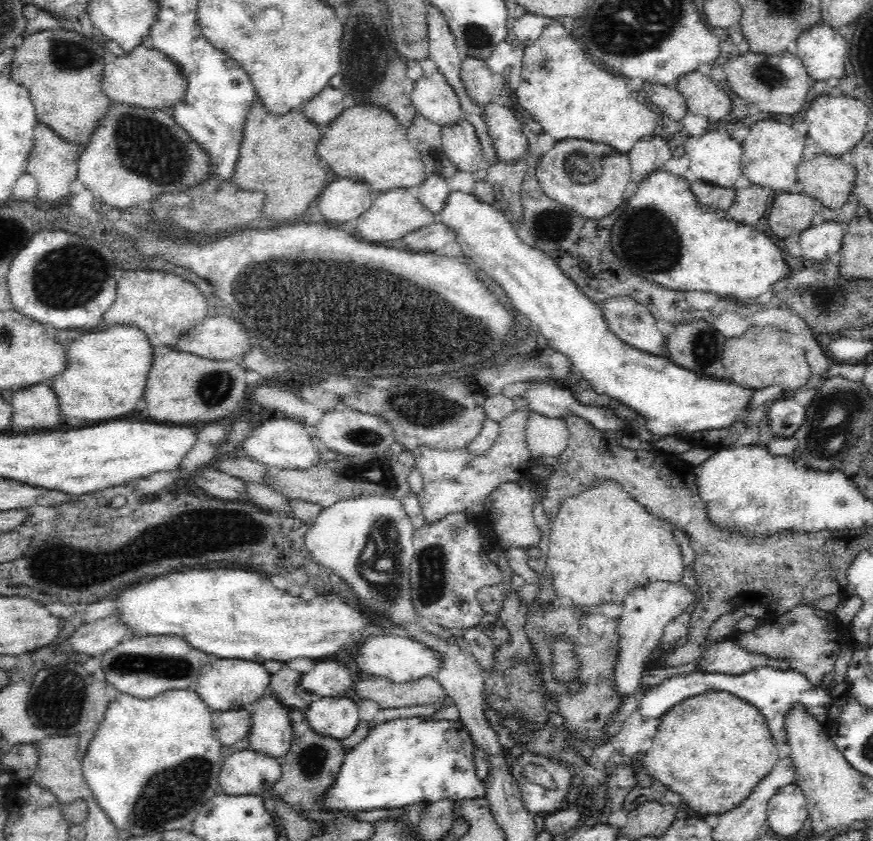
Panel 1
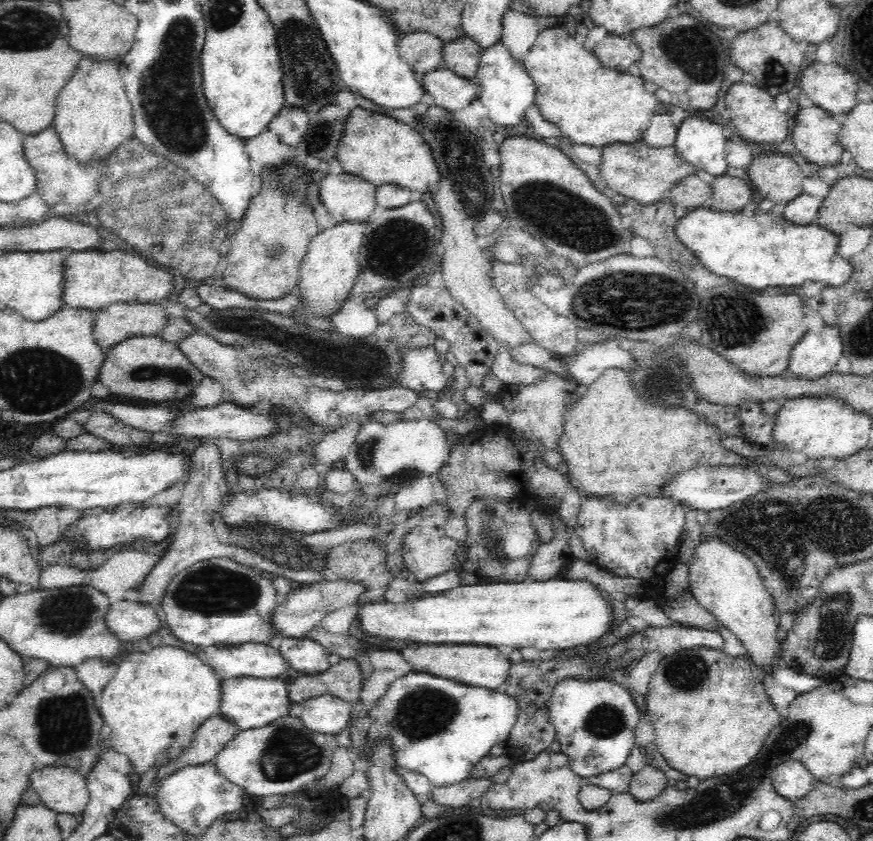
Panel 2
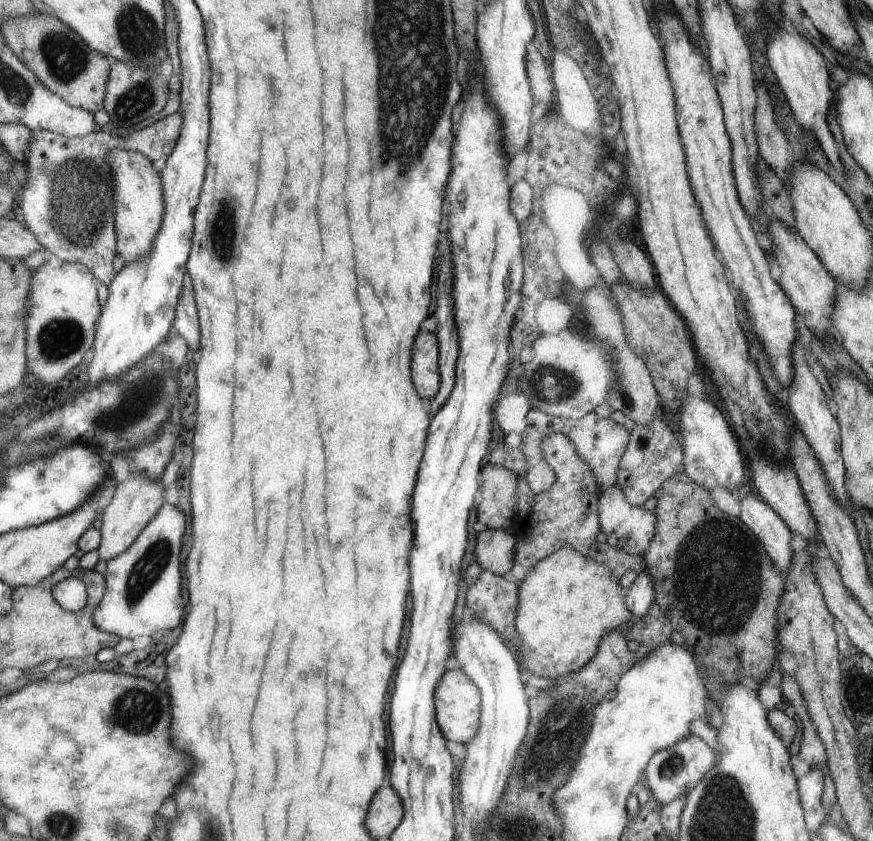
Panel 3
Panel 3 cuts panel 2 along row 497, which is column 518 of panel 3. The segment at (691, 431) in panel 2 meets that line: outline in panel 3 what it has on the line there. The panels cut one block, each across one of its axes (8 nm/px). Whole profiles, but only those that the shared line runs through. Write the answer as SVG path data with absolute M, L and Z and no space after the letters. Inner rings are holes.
M569 546L536 562L518 586L515 626L521 640L521 666L527 675L559 681L559 676L578 671L596 656L601 637L611 630L622 630L631 622L620 582L613 580L601 562Z

